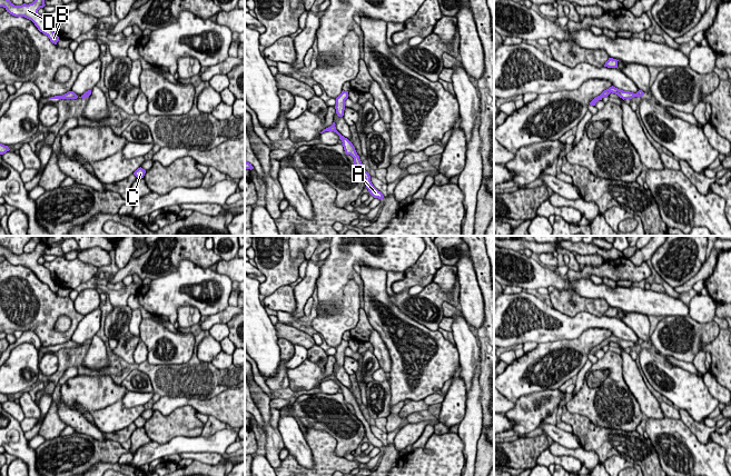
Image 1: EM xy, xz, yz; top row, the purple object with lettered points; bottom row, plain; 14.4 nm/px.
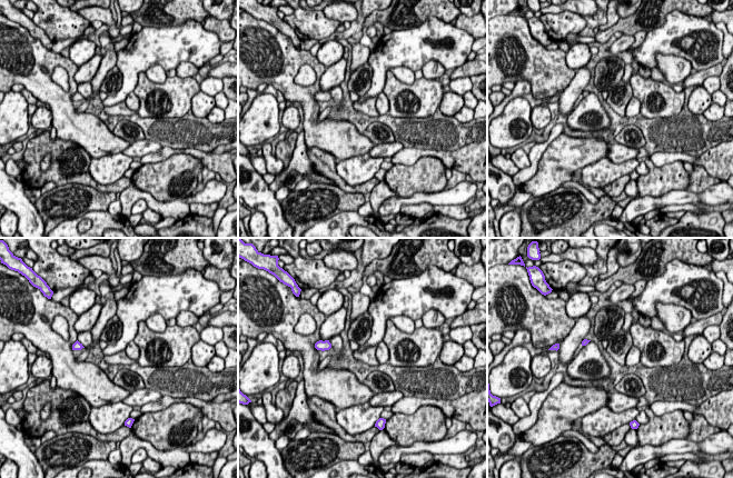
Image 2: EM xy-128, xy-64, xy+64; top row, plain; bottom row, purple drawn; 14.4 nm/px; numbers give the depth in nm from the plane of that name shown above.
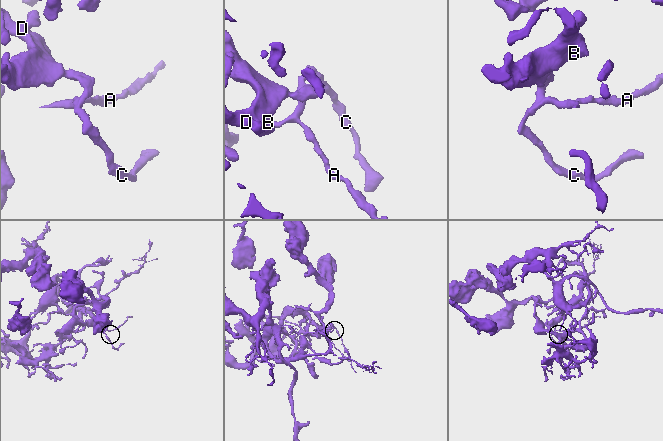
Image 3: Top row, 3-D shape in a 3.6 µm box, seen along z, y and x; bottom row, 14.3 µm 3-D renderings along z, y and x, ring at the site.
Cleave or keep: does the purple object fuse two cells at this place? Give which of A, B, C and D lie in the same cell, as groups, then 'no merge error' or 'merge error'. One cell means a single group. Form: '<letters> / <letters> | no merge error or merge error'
A / B C D | merge error

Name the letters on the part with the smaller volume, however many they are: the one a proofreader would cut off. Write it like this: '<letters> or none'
A

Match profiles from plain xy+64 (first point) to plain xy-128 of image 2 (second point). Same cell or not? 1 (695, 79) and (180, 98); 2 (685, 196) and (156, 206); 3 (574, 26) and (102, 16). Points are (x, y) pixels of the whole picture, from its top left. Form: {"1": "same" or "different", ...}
{"1": "different", "2": "different", "3": "different"}

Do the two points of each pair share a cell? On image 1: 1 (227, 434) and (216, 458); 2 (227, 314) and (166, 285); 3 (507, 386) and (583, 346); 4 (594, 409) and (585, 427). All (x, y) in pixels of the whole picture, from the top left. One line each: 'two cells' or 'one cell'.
1: two cells
2: two cells
3: one cell
4: two cells

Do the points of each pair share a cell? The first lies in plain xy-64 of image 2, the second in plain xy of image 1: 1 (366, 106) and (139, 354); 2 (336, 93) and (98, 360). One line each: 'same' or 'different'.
1: different
2: same

